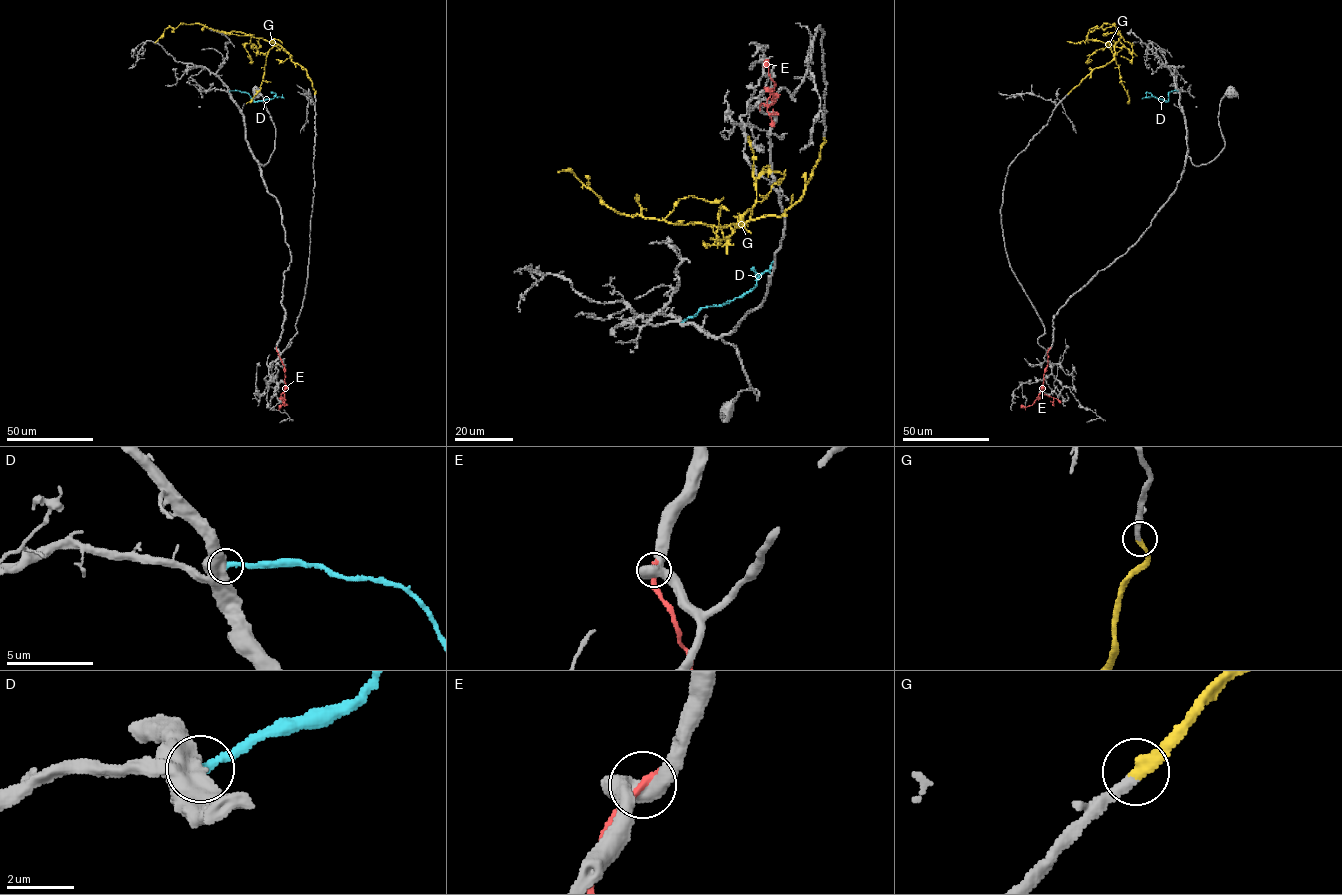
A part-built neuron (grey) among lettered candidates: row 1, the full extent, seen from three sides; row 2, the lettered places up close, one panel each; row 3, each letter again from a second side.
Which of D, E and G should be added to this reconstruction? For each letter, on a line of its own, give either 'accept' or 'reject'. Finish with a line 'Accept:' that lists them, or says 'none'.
D: reject
E: reject
G: accept
Accept: G

